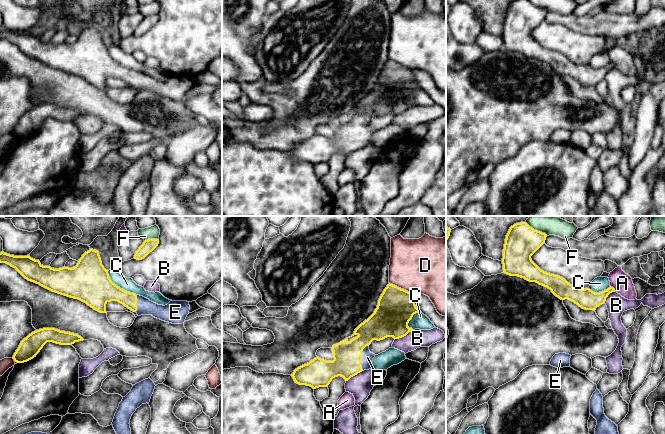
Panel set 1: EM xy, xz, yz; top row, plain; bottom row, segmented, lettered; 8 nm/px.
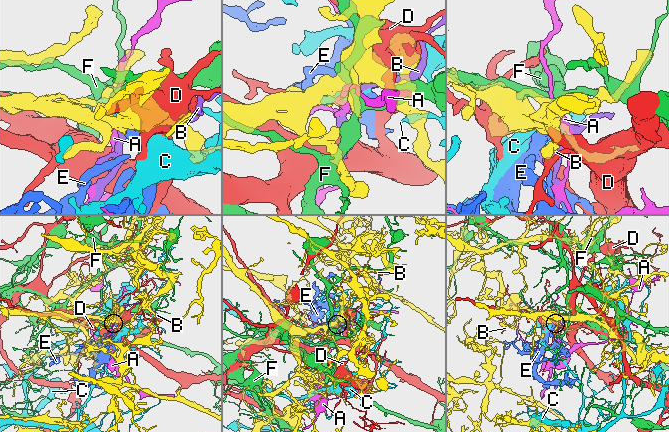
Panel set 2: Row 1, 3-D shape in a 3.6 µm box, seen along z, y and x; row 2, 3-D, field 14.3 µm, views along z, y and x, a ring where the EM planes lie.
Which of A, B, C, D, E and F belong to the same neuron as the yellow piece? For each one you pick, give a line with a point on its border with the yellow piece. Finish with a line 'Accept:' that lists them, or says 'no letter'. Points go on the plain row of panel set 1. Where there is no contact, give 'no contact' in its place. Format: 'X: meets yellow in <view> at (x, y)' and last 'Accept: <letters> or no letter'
E: meets yellow in xz at (361, 133)
Accept: E

